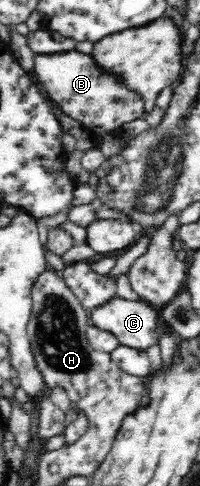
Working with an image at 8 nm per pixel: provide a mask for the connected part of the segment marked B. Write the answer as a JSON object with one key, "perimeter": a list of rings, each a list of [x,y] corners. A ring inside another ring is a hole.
{"perimeter":[[[74,50],[52,54],[36,54],[35,71],[40,83],[43,85],[46,93],[50,95],[50,98],[60,103],[63,111],[90,131],[99,131],[103,134],[110,133],[125,123],[142,118],[142,115],[146,112],[145,104],[141,97],[129,91],[120,78],[109,76],[108,73],[102,73],[95,65],[91,55],[79,53]]]}

